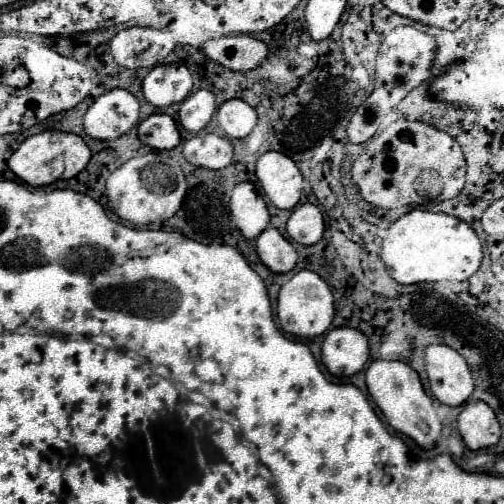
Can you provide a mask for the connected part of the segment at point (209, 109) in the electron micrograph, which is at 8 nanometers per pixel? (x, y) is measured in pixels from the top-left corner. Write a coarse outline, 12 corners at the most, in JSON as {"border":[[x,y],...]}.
{"border":[[209,89],[191,93],[179,107],[179,123],[201,131],[217,109]]}

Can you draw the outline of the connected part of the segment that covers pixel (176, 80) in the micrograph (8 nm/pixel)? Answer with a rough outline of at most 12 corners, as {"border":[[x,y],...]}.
{"border":[[181,63],[155,65],[143,95],[155,107],[181,103],[193,87]]}

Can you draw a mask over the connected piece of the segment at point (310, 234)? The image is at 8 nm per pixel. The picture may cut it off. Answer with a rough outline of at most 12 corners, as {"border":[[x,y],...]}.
{"border":[[313,203],[297,205],[287,221],[289,237],[315,245],[325,231]]}

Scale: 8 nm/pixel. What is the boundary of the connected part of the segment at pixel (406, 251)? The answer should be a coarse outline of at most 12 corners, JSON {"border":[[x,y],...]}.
{"border":[[413,209],[387,229],[381,259],[401,285],[465,281],[477,233]]}

